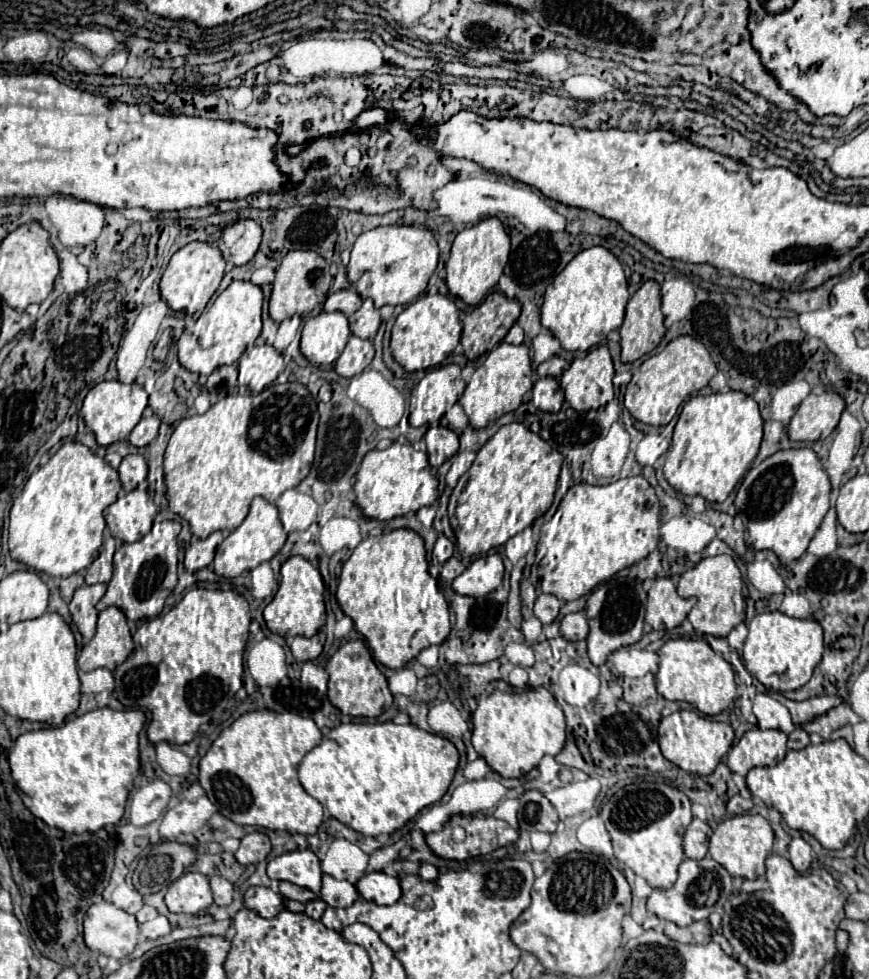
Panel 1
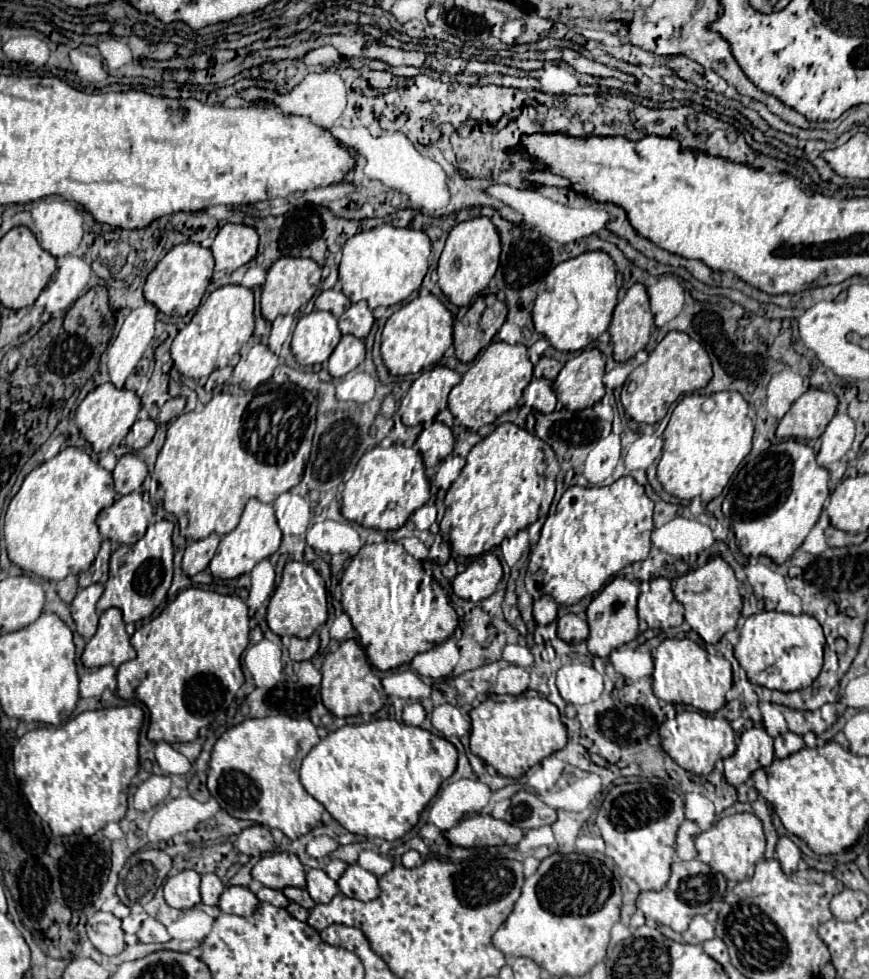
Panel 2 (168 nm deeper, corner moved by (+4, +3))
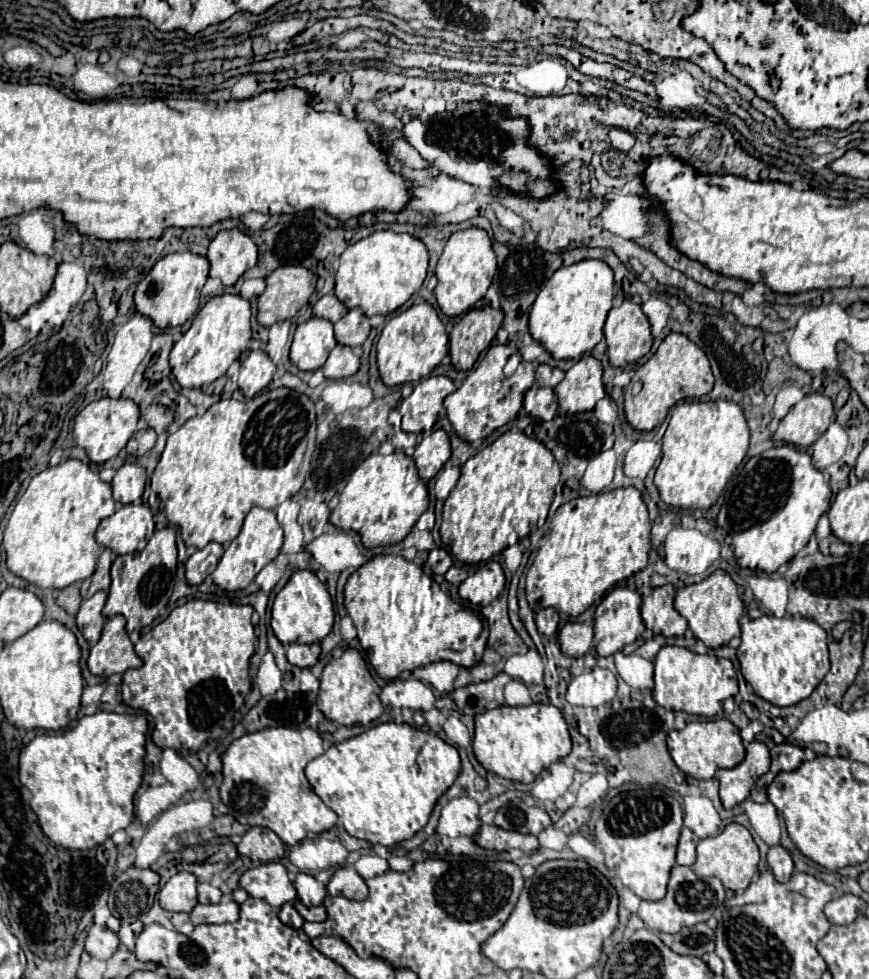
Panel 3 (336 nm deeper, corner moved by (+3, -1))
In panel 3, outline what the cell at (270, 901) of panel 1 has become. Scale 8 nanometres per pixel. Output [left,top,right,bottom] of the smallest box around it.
[189,900,239,926]

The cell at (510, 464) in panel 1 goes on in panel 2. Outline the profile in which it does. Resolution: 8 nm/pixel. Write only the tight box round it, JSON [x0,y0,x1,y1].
[440,422,558,556]

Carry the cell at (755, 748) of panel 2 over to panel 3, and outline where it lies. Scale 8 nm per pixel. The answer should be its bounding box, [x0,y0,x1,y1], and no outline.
[715,742,769,808]

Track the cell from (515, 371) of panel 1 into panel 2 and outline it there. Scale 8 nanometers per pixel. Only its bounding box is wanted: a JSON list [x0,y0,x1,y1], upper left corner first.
[448,342,532,430]

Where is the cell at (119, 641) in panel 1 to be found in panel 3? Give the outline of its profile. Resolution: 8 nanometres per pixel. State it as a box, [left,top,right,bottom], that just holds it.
[87,616,141,678]

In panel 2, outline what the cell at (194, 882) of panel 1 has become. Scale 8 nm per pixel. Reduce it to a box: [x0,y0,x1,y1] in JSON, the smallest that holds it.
[164,870,200,908]

